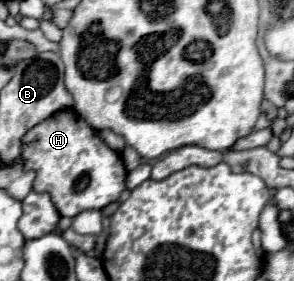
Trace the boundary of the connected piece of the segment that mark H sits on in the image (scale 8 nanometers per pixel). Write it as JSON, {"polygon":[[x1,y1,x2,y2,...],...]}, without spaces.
{"polygon":[[60,110,48,120,40,122,26,132,22,144,22,156,26,170,36,172,34,190,48,192,60,216,76,216,84,210,102,210,112,204,126,188,126,170,118,152,110,150,106,142,76,114]]}

